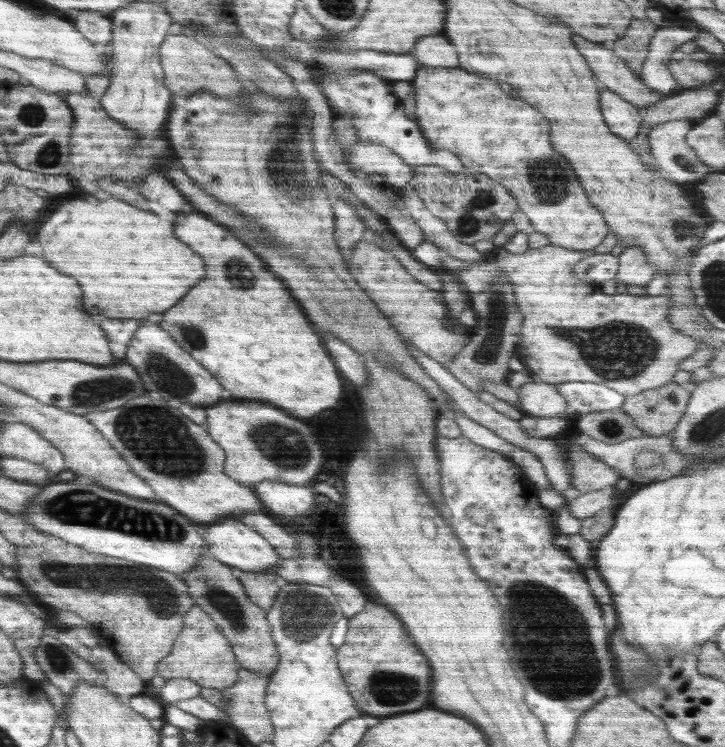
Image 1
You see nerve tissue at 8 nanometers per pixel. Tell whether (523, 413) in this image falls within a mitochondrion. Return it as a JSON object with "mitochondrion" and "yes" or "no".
{"mitochondrion":"no"}

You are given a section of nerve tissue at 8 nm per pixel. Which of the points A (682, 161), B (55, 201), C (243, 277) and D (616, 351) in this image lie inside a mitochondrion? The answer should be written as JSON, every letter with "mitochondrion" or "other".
{"A":"mitochondrion","B":"other","C":"mitochondrion","D":"mitochondrion"}

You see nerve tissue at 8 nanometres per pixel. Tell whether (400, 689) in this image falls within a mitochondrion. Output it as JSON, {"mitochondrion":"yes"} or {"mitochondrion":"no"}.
{"mitochondrion":"yes"}

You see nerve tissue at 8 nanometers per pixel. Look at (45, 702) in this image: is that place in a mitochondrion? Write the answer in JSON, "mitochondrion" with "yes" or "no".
{"mitochondrion":"no"}

